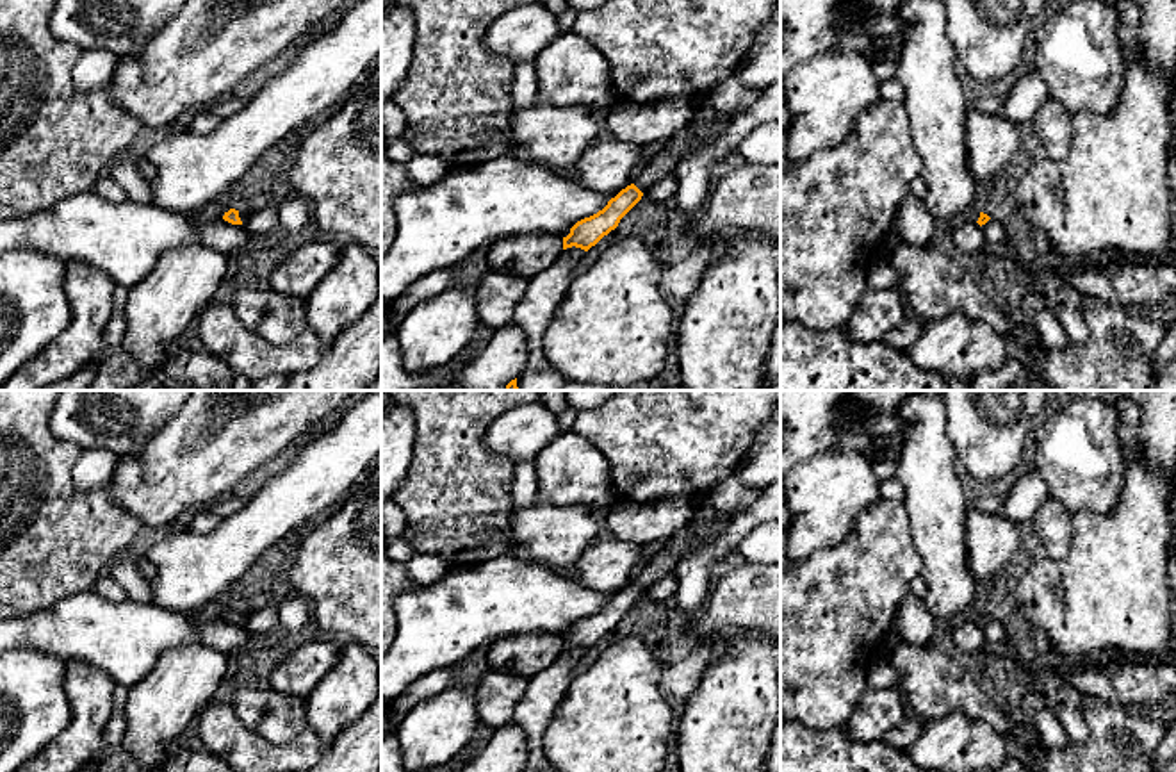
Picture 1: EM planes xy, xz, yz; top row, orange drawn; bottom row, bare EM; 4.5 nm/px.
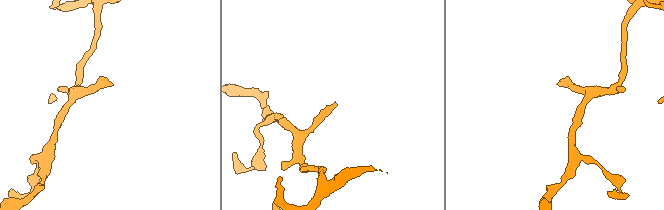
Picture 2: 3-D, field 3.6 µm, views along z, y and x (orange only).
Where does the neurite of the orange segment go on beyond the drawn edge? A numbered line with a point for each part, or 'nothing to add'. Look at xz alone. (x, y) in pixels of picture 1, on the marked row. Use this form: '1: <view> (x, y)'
1: xz (665, 163)

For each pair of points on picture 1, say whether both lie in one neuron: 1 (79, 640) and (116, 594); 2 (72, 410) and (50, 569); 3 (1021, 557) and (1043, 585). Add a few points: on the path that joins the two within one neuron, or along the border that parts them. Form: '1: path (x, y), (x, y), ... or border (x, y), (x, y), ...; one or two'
1: border (91, 589), (113, 601), (127, 599); two
2: border (50, 409), (48, 428), (57, 437), (82, 448); two
3: border (1036, 562), (1025, 573); two

